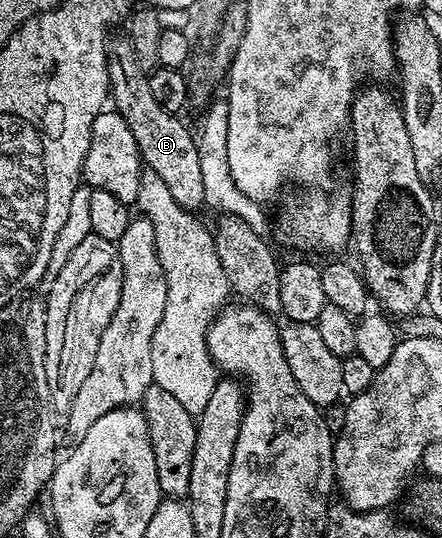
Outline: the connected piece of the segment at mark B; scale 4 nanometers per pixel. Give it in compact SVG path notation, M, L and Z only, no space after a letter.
M120 35L117 41L115 38L108 46L108 92L115 112L126 119L126 127L130 127L134 143L138 143L140 160L146 168L154 171L166 183L175 202L184 209L203 210L205 203L197 138L180 122L181 118L177 114L162 111L150 92L148 74L138 67L138 55L134 55L132 43L124 35Z

